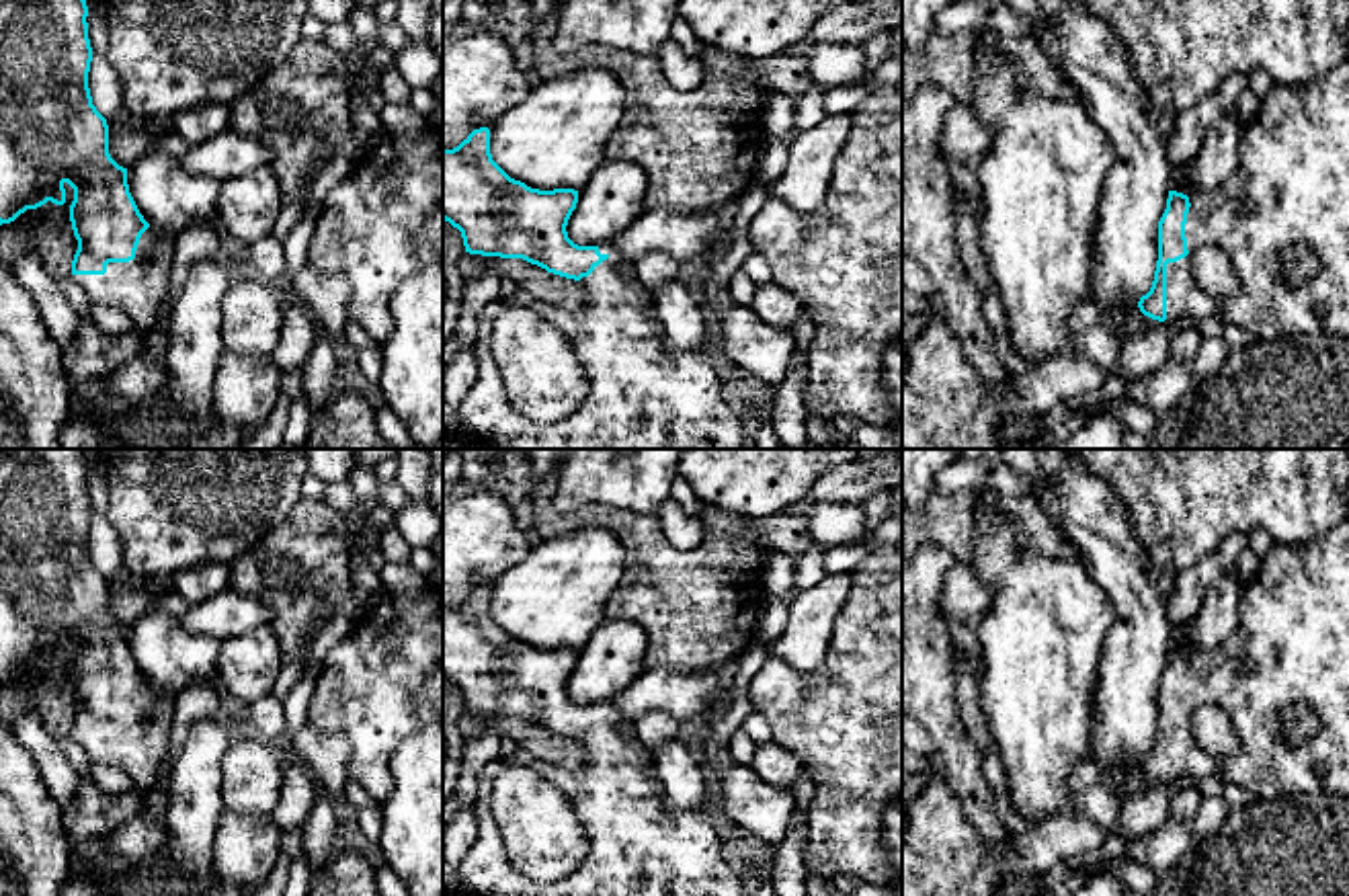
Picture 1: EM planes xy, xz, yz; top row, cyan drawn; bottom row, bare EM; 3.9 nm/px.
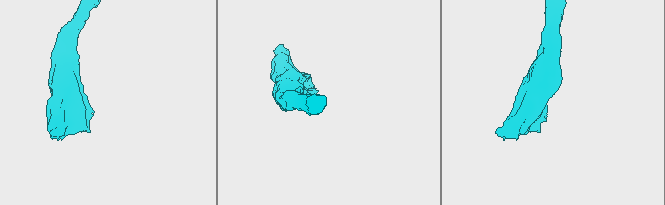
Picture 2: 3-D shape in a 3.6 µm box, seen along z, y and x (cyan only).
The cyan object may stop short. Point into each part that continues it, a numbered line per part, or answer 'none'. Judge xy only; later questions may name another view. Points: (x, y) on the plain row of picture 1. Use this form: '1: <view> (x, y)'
1: xy (140, 747)

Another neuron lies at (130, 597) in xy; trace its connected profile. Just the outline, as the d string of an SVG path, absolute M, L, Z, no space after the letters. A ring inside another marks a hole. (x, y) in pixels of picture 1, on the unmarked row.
M123 574L119 580L107 580L109 584L109 613L123 625L133 625L148 613L150 601L156 595L170 590L170 578L139 578Z

